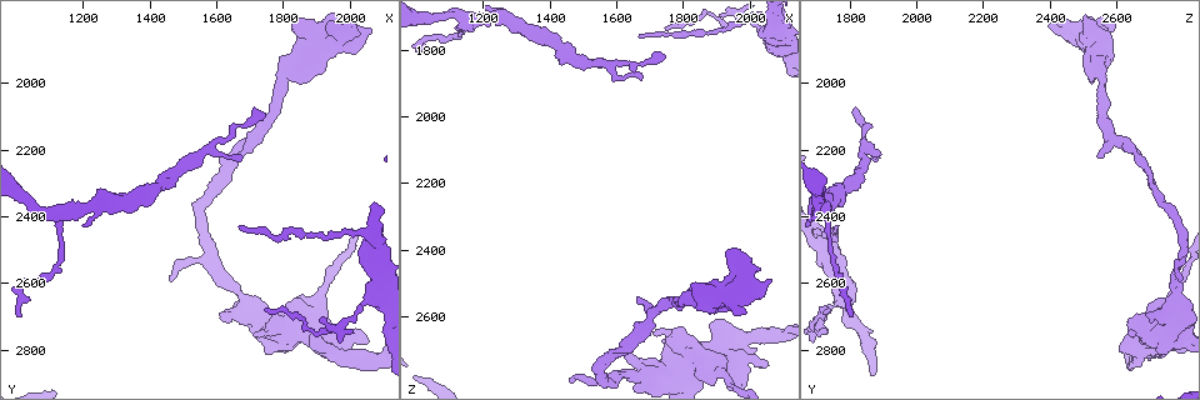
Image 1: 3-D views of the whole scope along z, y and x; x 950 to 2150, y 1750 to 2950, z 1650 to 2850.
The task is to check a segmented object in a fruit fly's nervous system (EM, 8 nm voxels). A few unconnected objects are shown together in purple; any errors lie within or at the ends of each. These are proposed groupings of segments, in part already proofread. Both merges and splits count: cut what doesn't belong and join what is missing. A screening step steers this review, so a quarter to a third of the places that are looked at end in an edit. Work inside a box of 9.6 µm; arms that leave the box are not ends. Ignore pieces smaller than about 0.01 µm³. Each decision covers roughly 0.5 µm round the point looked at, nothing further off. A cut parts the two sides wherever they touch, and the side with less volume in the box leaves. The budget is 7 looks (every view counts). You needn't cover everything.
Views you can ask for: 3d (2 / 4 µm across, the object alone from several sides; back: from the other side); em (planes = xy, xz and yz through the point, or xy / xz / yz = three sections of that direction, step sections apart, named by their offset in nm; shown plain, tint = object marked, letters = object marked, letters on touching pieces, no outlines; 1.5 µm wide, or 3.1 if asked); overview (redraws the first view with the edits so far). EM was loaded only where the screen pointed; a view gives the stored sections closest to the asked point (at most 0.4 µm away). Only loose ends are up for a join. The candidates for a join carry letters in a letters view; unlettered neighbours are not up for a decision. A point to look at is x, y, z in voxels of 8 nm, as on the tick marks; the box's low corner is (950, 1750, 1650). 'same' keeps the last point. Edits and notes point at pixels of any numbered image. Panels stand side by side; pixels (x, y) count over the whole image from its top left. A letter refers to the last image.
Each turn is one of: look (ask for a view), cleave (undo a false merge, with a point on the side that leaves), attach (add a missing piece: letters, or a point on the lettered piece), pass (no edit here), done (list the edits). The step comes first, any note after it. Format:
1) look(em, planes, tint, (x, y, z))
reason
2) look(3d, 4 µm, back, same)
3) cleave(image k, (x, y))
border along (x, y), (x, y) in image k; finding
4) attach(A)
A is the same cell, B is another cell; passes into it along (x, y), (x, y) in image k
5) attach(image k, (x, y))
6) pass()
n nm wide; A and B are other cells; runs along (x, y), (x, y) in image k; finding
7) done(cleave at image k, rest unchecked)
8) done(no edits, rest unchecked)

look(3d, 4 µm, (1750, 2680, 1740))
tapers out

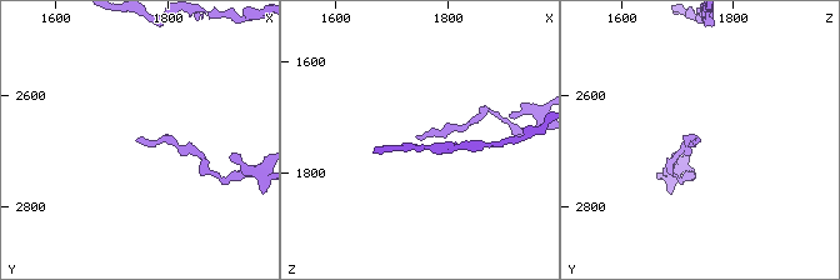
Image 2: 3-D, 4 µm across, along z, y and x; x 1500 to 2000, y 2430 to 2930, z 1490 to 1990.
look(em, planes, letters, (1745, 2680, 1735))
shape alone is not enough

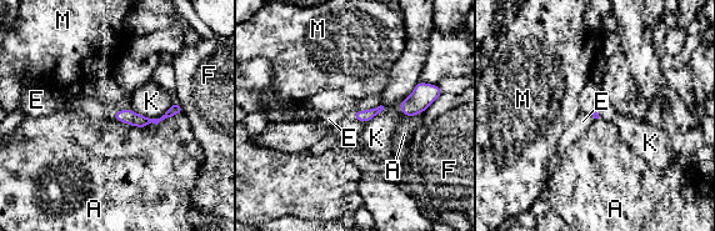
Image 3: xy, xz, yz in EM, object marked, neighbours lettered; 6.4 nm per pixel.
attach(E)
A touches over 420 nm; E is the same cell, A, F, K and M are other cells; it goes on there

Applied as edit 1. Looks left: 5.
look(overview)
see it whole again

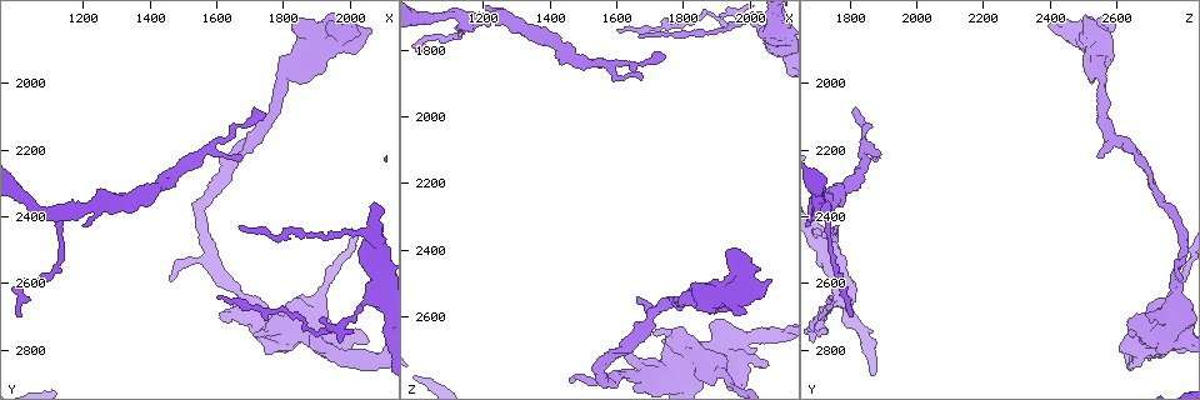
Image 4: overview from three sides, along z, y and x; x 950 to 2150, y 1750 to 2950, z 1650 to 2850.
look(em, yz, step 4, tint, (1710, 2080, 1820))
thin end

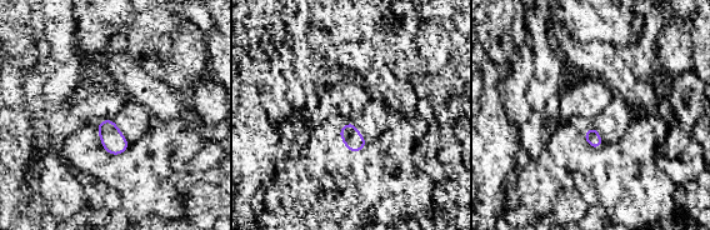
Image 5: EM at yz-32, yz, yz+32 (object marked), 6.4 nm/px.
look(em, planes, letters, same)
cut it another way

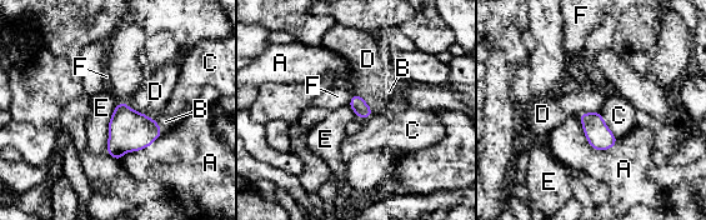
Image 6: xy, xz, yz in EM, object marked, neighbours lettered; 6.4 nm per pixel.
attach(B)
B is the same cell, A, C, D, E and F are other cells; the neuron continues

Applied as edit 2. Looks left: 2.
done(attach at image 3, attach at image 6, rest unchecked)

